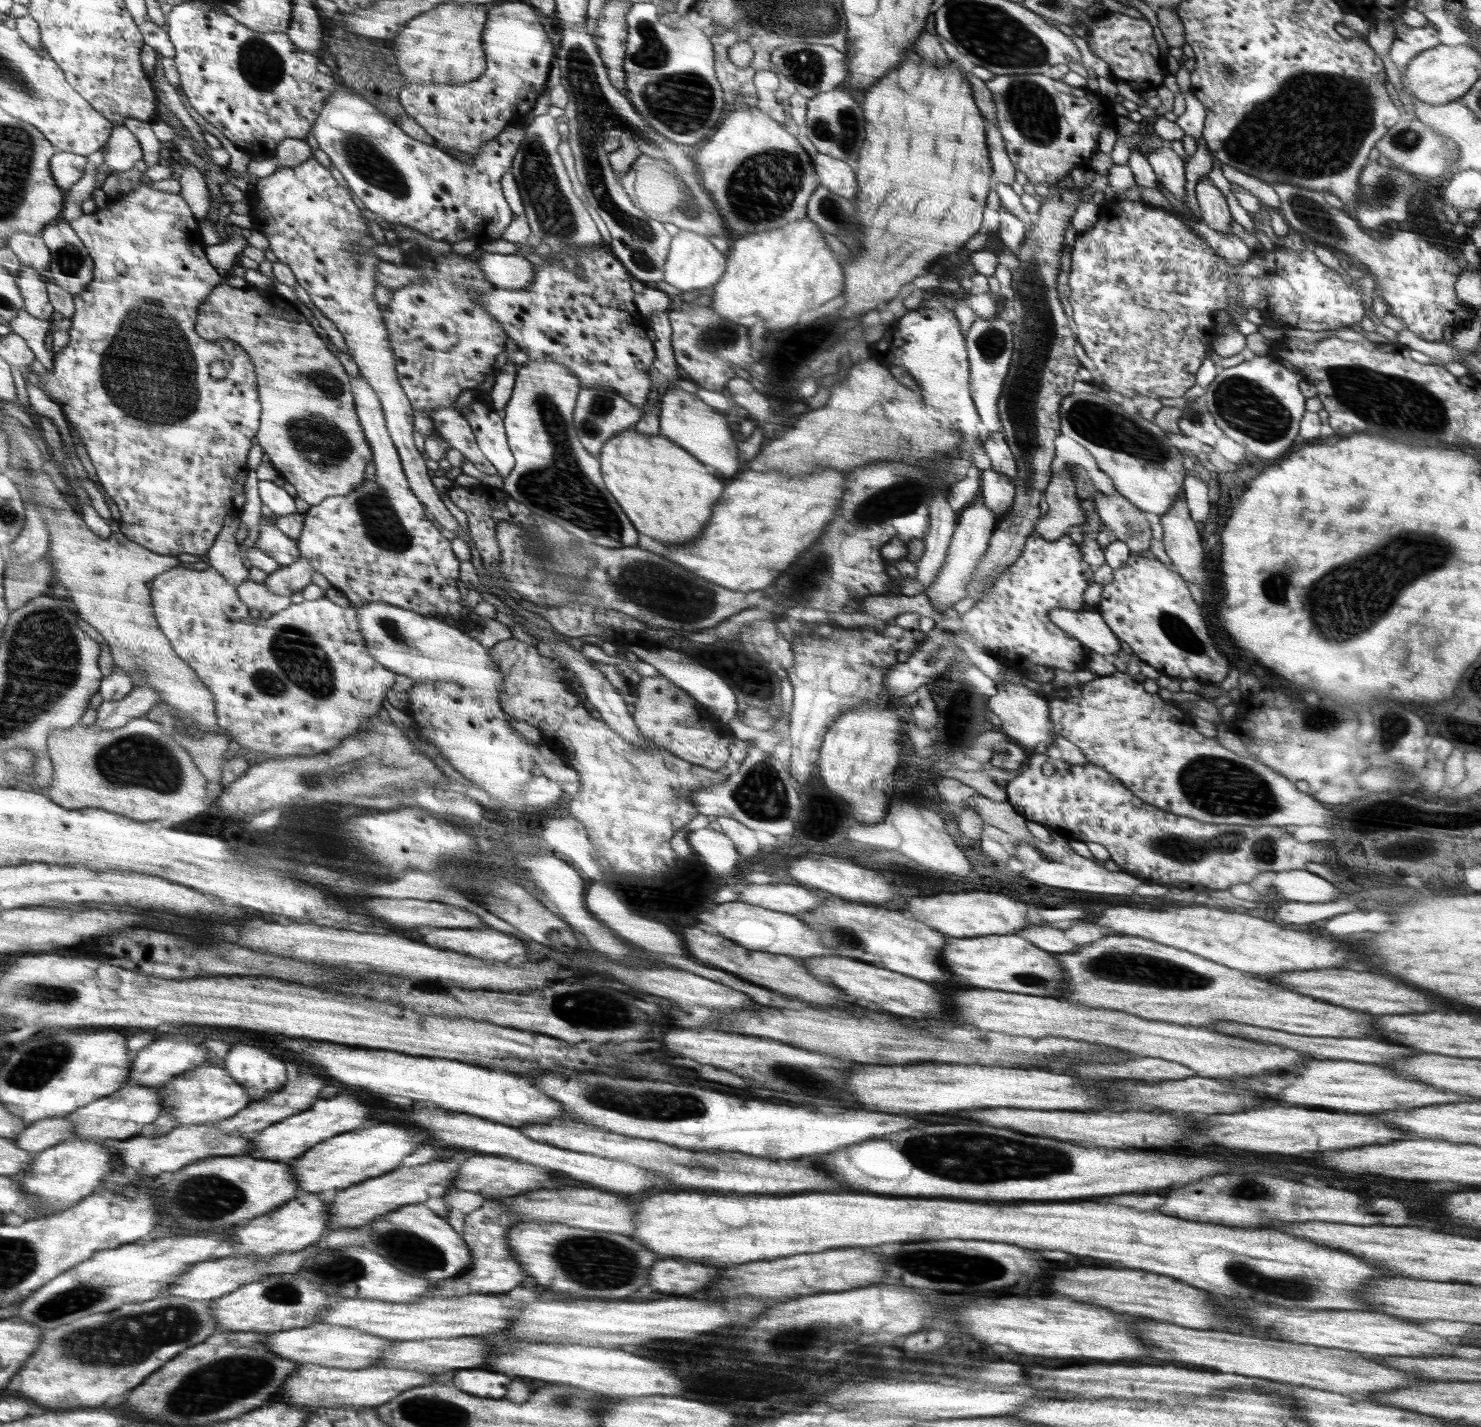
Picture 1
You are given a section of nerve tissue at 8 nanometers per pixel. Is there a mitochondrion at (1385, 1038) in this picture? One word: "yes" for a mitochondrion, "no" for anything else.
no

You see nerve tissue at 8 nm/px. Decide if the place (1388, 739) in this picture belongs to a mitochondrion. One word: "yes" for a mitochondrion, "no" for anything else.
yes

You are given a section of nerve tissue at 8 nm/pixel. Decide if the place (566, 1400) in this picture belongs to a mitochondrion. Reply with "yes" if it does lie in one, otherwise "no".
yes

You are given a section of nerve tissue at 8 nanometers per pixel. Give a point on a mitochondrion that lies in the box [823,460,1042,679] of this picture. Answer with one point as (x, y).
(902, 497)

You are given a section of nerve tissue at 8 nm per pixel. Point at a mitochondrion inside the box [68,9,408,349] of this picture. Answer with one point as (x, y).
(261, 66)

